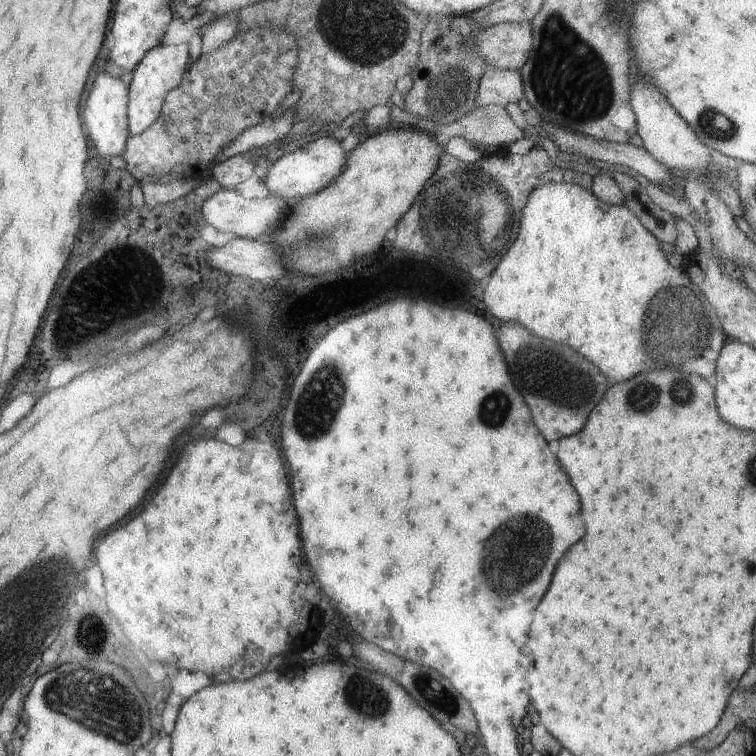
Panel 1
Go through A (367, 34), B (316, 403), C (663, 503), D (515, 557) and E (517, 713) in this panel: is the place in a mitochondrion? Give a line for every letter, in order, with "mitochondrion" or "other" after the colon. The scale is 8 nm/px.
A: mitochondrion
B: mitochondrion
C: other
D: mitochondrion
E: other

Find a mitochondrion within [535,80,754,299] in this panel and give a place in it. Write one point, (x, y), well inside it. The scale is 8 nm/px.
(716, 123)

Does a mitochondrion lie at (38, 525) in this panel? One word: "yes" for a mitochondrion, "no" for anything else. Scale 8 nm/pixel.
no

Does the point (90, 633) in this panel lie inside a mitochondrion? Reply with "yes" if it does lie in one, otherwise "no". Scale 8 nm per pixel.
yes

